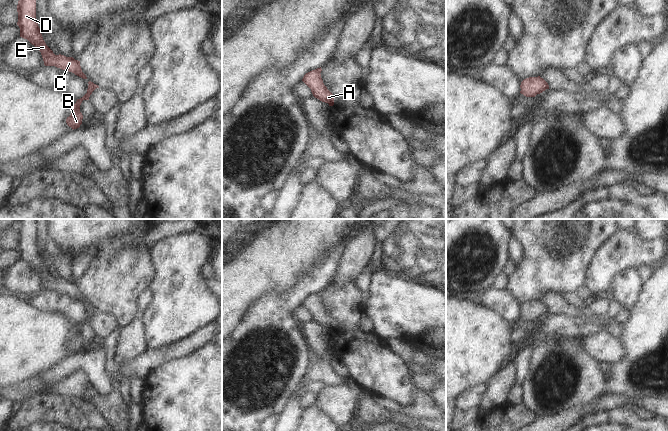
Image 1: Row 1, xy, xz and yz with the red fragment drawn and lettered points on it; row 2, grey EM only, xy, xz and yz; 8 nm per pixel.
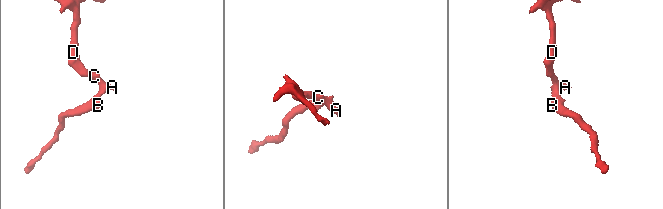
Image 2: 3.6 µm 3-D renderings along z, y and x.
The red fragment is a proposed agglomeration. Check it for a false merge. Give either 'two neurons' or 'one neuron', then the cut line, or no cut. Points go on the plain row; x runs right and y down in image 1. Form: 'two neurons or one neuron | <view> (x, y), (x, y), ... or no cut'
one neuron | no cut

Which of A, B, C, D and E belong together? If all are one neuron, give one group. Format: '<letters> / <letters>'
A B C D E

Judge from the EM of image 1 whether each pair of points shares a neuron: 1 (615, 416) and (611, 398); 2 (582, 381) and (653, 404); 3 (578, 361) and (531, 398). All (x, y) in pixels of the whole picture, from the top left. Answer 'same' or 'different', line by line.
1: different
2: different
3: same

